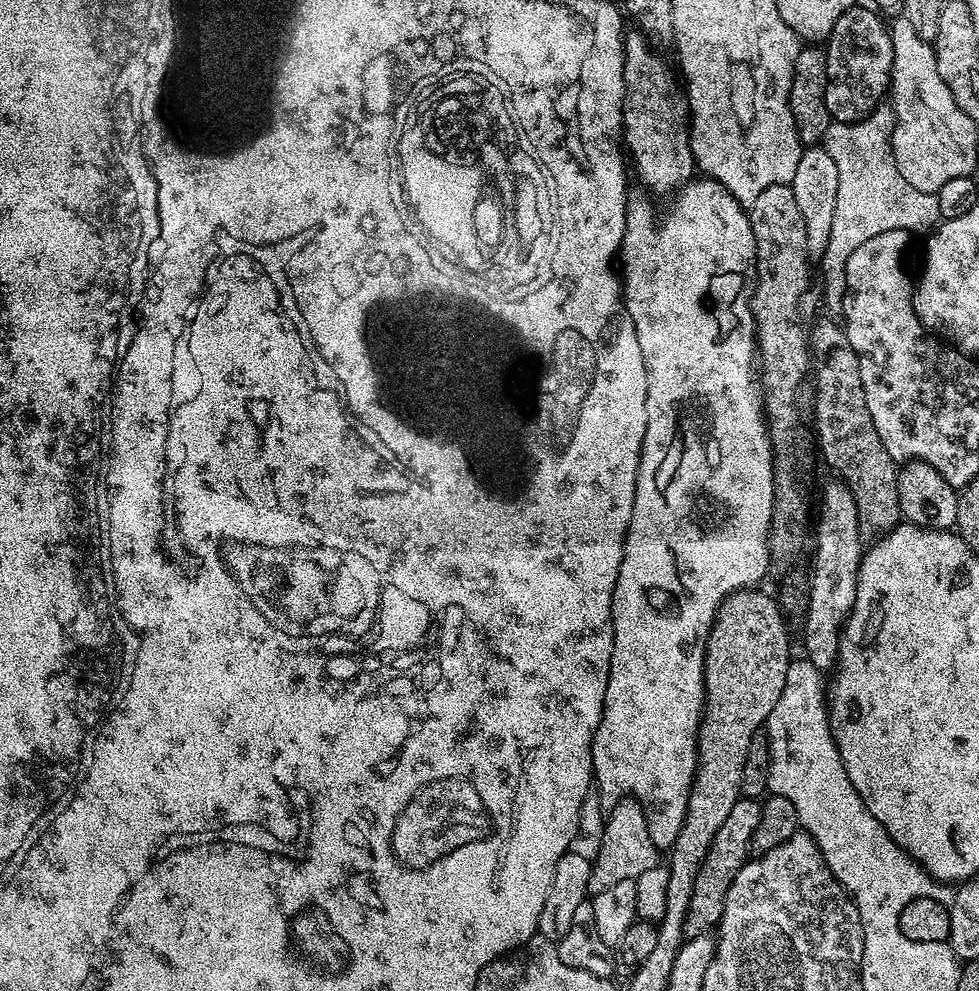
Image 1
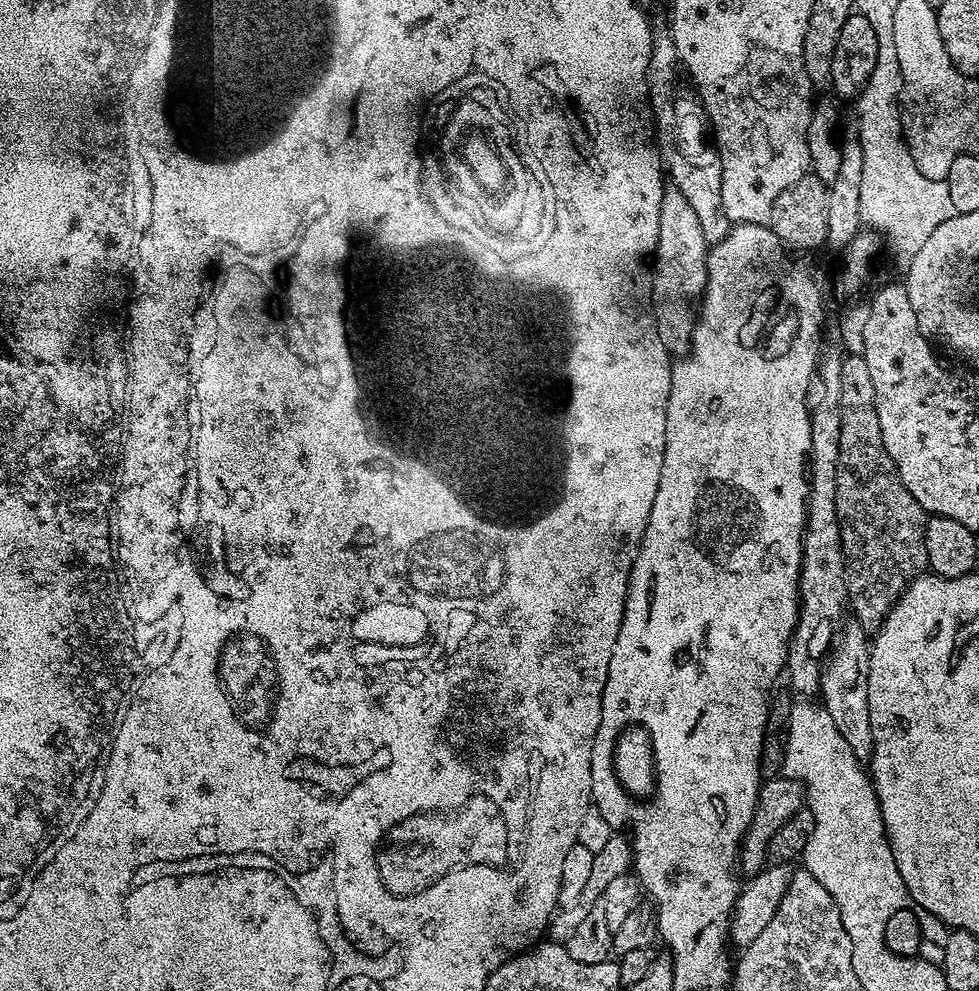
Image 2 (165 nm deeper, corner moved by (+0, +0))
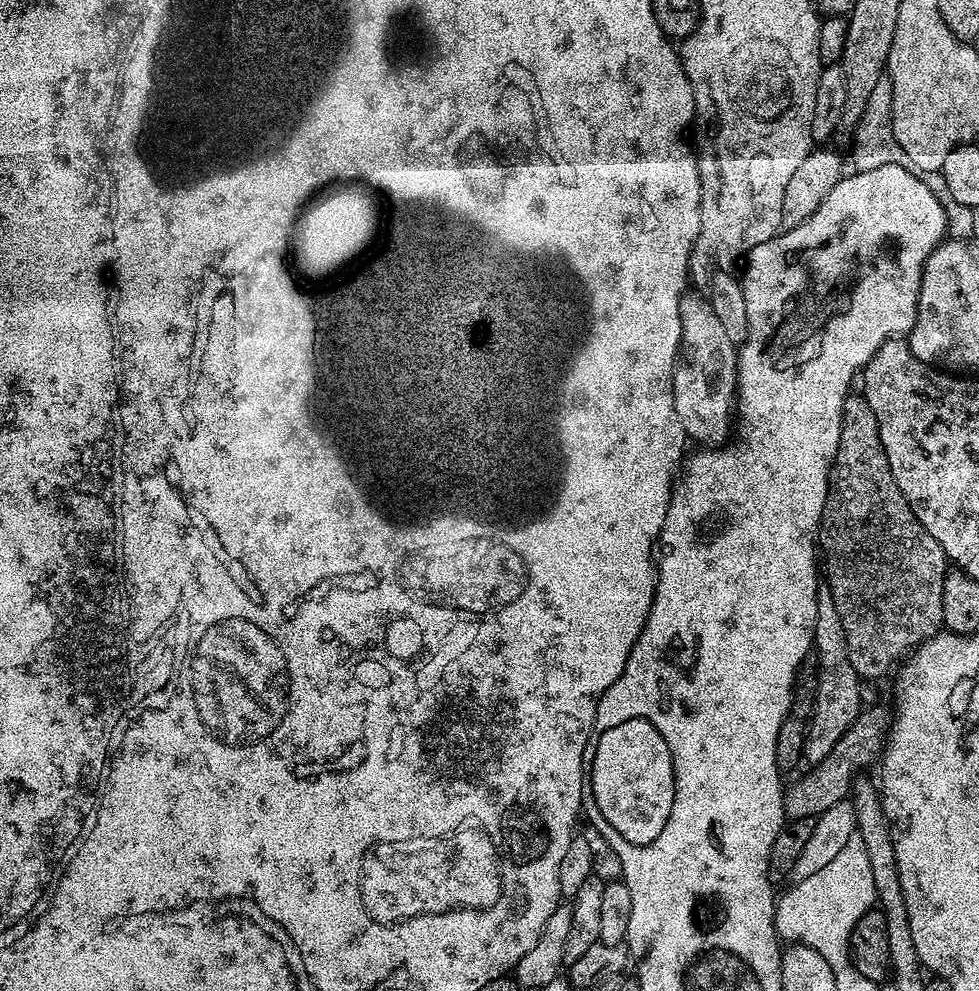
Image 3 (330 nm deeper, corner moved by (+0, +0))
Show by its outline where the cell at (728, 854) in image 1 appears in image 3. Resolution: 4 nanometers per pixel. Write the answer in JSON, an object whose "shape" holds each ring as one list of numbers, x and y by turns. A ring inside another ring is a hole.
{"shape":[[884,704,873,708,865,707,852,724,850,731,830,750,830,754,820,764,809,767,808,773,797,784,788,784,784,794,784,814,788,820,806,820,822,815,830,806,849,799,852,781,857,779,863,768,868,768,881,759,884,745,888,739,888,730,893,709]]}

